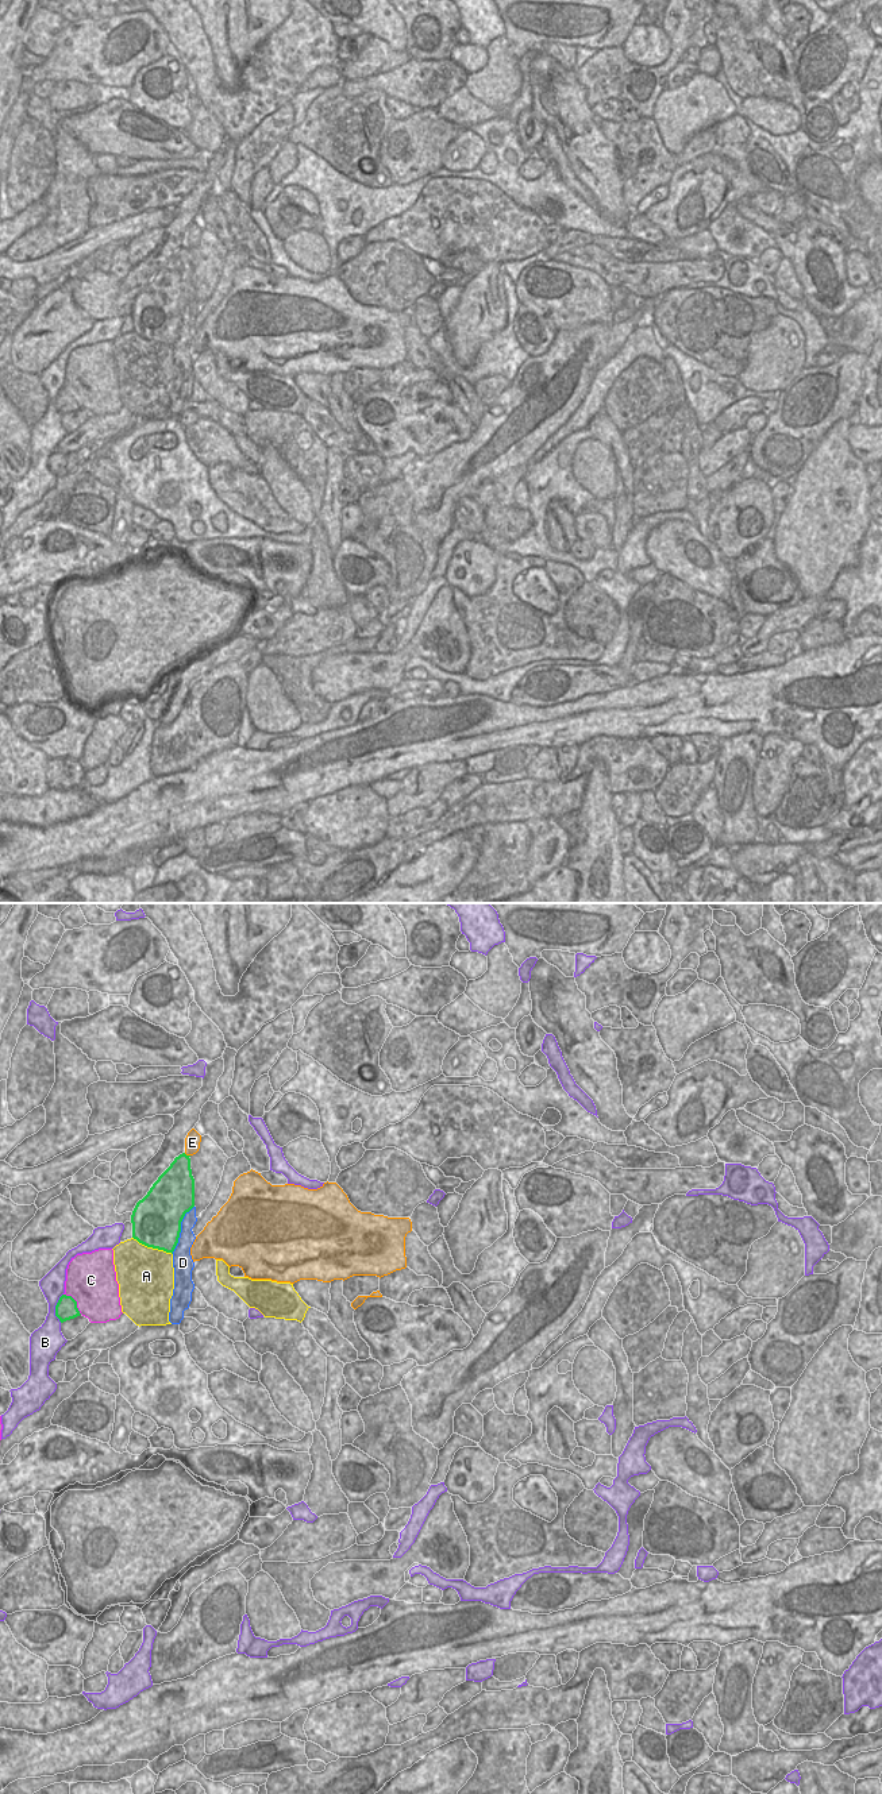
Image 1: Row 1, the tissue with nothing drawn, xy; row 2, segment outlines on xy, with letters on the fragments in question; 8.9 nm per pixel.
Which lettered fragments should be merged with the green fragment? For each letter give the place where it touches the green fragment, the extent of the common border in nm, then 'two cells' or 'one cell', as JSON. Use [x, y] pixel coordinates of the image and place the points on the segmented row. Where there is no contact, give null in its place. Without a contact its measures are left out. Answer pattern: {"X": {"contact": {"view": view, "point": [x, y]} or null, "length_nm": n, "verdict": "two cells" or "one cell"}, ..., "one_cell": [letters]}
{"A": {"contact": {"view": "xy", "point": [153, 1247]}, "length_nm": 400, "verdict": "two cells"}, "B": {"contact": {"view": "xy", "point": [56, 1308]}, "length_nm": 260, "verdict": "two cells"}, "C": {"contact": {"view": "xy", "point": [76, 1301]}, "length_nm": 260, "verdict": "two cells"}, "D": {"contact": {"view": "xy", "point": [180, 1230]}, "length_nm": 480, "verdict": "two cells"}, "E": {"contact": {"view": "xy", "point": [185, 1154]}, "length_nm": 70, "verdict": "two cells"}, "one_cell": []}

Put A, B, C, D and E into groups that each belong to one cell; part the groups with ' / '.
A / B / C / D / E

